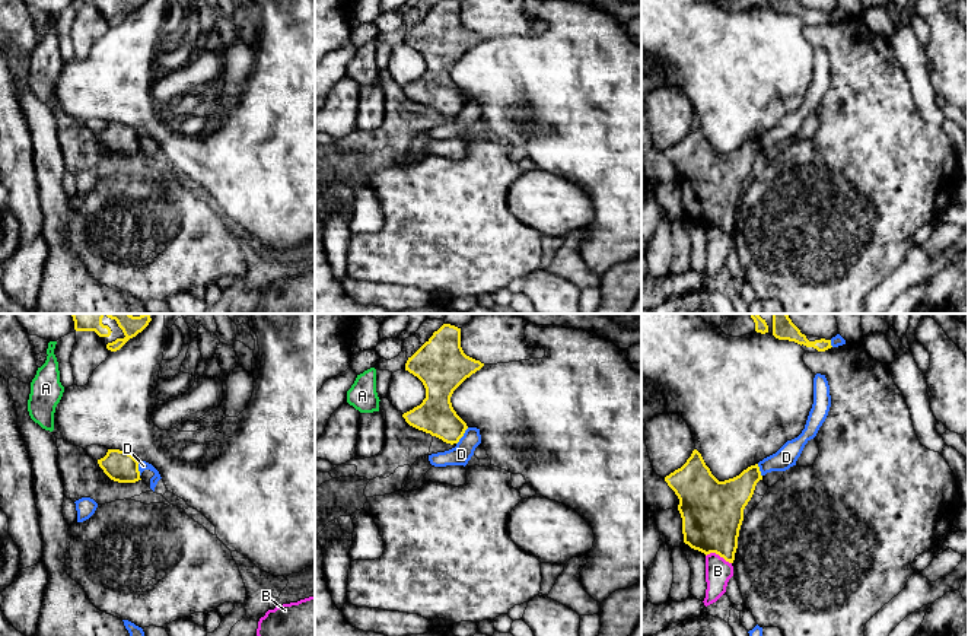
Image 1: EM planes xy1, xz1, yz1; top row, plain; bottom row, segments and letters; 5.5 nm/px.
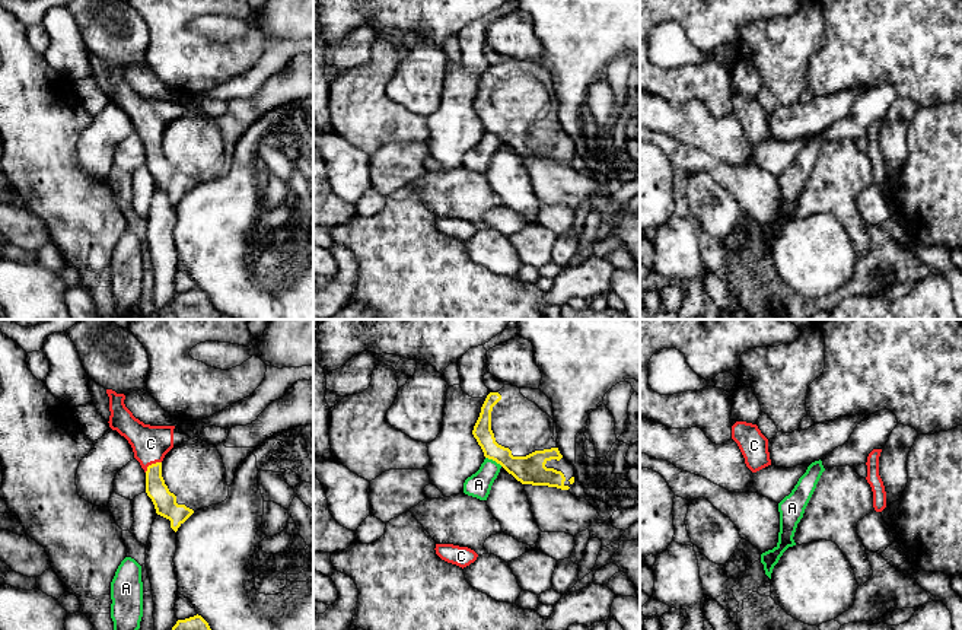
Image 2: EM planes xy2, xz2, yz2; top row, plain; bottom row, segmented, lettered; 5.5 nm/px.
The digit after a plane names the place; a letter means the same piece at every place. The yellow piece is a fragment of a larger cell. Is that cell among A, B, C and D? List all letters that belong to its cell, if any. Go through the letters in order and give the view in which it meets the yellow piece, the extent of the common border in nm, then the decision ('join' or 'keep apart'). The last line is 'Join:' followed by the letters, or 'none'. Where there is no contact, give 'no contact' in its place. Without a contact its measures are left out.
A: xz2 | 110 nm | keep apart
B: yz1 | 150 nm | keep apart
C: xy2 | 110 nm | join
D: xz1 | 120 nm | keep apart
Join: C

